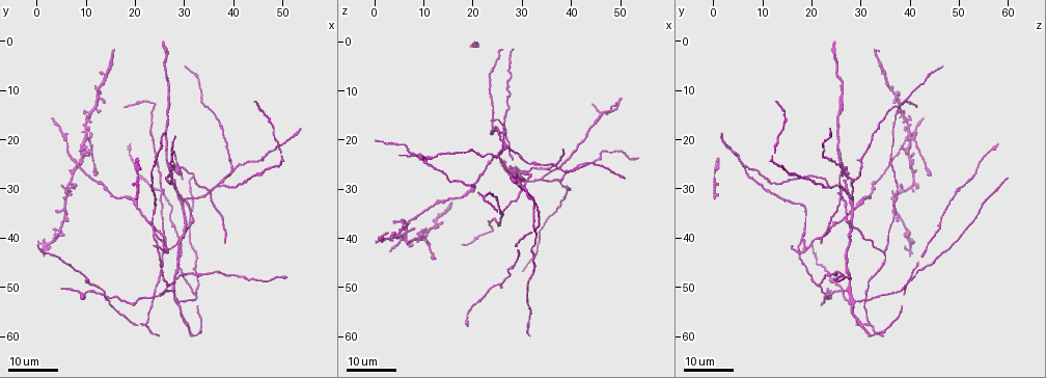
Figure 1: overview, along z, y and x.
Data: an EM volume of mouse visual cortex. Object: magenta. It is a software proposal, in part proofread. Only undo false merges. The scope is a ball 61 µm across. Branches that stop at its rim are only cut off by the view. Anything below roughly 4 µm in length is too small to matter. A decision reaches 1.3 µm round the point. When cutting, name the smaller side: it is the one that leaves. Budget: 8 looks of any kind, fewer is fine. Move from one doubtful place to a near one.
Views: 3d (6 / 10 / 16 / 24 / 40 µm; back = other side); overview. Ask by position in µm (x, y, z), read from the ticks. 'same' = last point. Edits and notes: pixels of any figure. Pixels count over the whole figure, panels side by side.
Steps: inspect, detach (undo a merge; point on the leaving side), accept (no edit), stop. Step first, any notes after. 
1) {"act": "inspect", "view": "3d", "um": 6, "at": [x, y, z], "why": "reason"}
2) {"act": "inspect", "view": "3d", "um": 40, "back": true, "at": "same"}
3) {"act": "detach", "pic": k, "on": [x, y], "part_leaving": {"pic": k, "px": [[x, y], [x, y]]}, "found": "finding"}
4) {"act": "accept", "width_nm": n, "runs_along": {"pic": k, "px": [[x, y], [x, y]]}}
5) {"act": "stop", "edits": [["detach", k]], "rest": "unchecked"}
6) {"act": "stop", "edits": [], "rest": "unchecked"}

{"act": "inspect", "view": "3d", "um": 16, "at": [32.5, 50.5, 38.0], "why": "looks like a crossing"}

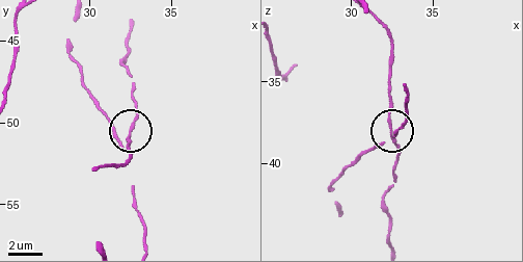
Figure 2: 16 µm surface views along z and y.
{"act": "inspect", "view": "3d", "um": 10, "at": [32.6, 50.5, 38.4], "why": "zoom in"}

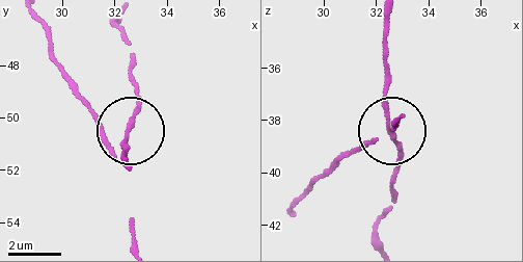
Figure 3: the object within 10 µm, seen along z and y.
{"act": "accept", "width_nm": 130, "runs_along": {"pic": 3, "px": [[386, 20], [386, 113], [400, 172]]}, "found": "all the same cell"}

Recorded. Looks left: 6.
{"act": "inspect", "view": "3d", "um": 24, "at": [29.5, 53.0, 29.0], "why": "three-way junction"}

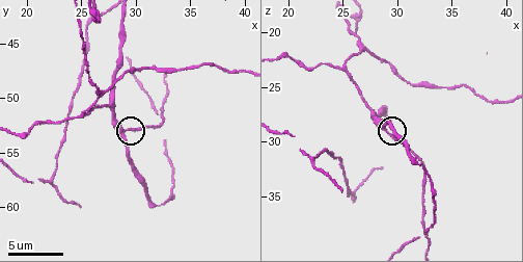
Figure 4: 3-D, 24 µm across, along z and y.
{"act": "inspect", "view": "3d", "um": 10, "at": [29.0, 53.0, 29.0]}

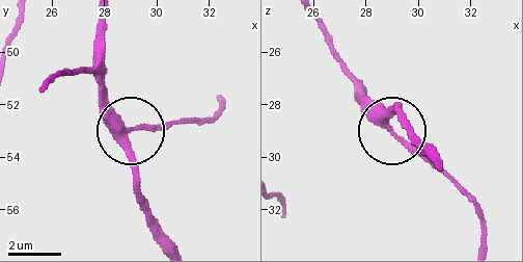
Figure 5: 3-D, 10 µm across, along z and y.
{"act": "accept", "arms": 3, "found": "all the same cell"}

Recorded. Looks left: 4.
{"act": "inspect", "view": "3d", "um": 24, "at": [30.5, 37.5, 28.5], "why": "four arms meet"}

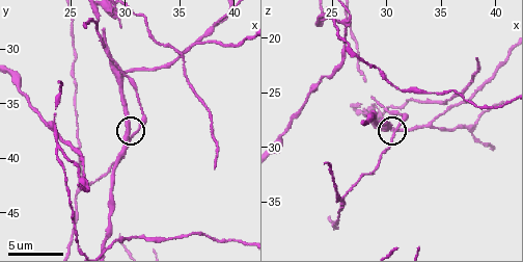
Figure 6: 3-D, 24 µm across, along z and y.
{"act": "inspect", "view": "3d", "um": 10, "at": "same"}

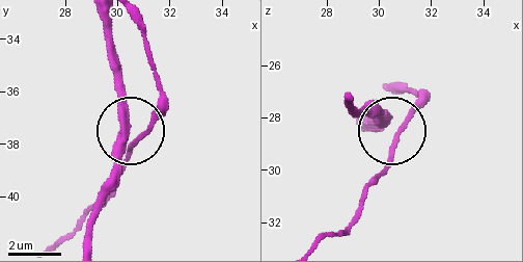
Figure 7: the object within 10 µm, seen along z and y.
{"act": "accept", "arms": 4, "runs_along": {"pic": 7, "px": [[88, 241], [126, 121], [119, 62]]}, "found": "all the same cell"}

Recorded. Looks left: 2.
{"act": "inspect", "view": "3d", "um": 24, "at": [10.5, 19.5, 40.5], "why": "looks like a crossing"}

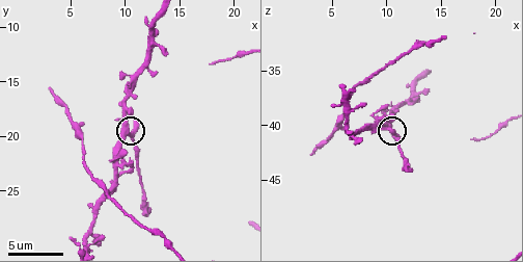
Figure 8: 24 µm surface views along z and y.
{"act": "inspect", "view": "3d", "um": 6, "at": "same", "why": "zoom in"}

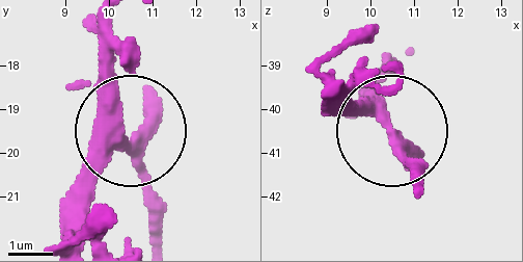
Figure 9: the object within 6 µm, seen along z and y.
{"act": "accept", "found": "all the same cell"}

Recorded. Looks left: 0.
{"act": "stop", "edits": [], "rest": "unchecked"}

